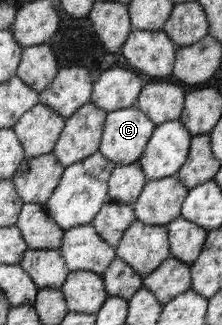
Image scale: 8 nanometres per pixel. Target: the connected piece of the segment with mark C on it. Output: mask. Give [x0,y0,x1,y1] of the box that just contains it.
[98,107,155,164]

